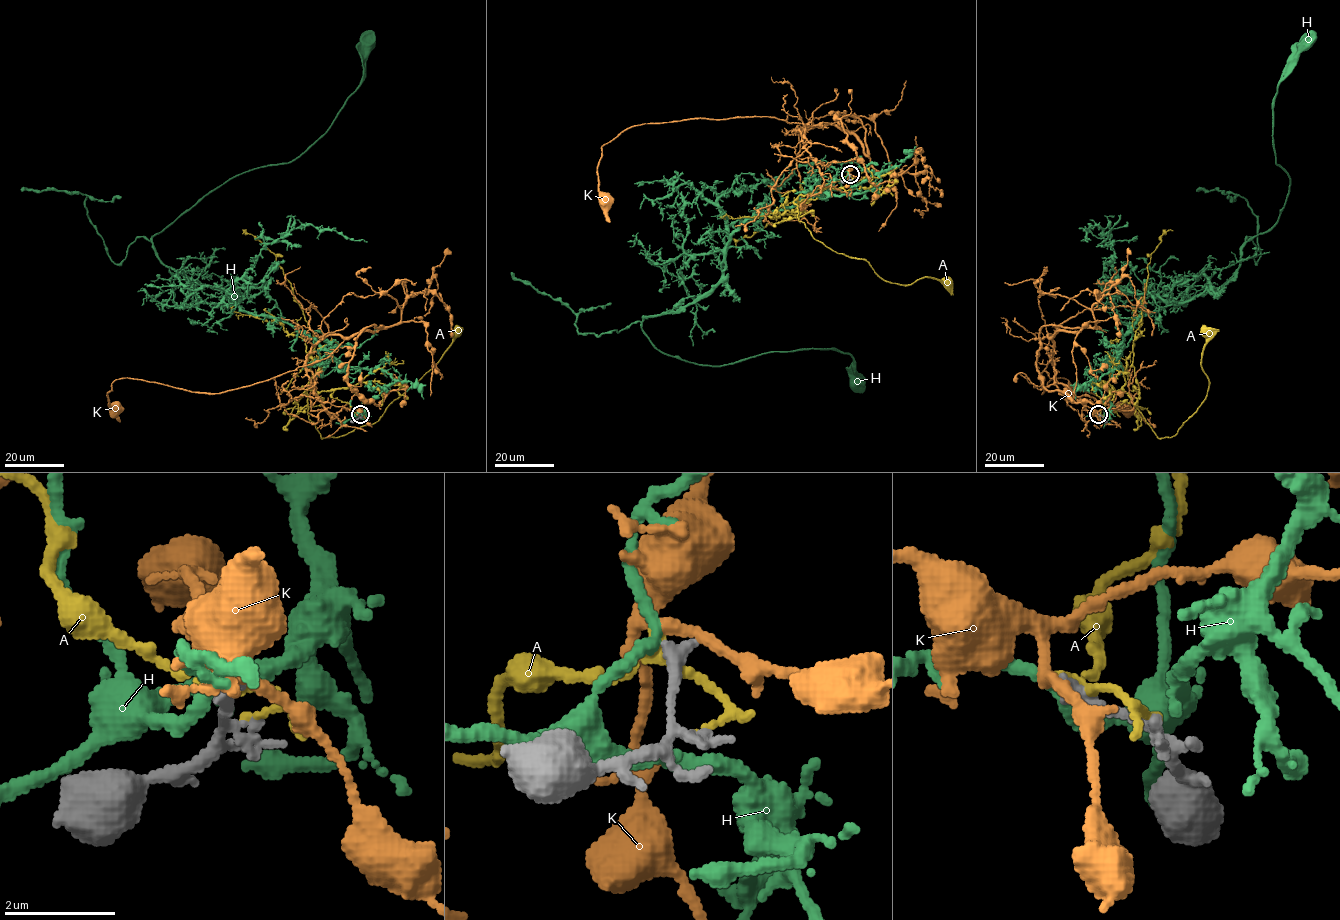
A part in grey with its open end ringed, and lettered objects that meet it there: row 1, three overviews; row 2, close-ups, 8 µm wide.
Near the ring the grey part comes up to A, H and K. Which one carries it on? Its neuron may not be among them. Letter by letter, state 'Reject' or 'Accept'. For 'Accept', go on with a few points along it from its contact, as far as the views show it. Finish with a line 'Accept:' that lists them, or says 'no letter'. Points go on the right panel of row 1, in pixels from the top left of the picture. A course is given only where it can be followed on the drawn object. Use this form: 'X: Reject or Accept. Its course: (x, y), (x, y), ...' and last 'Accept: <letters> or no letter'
A: Reject
H: Reject
K: Reject
Accept: no letter

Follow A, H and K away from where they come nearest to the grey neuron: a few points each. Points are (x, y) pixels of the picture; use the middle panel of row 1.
A: (849, 175), (794, 203), (815, 239), (865, 259), (887, 281), (948, 282)
H: (848, 175), (884, 171), (749, 217), (722, 277), (641, 328), (700, 365), (836, 348), (857, 384)
K: (850, 174), (837, 118), (854, 115), (868, 156), (828, 123), (689, 118), (601, 147), (605, 200)

